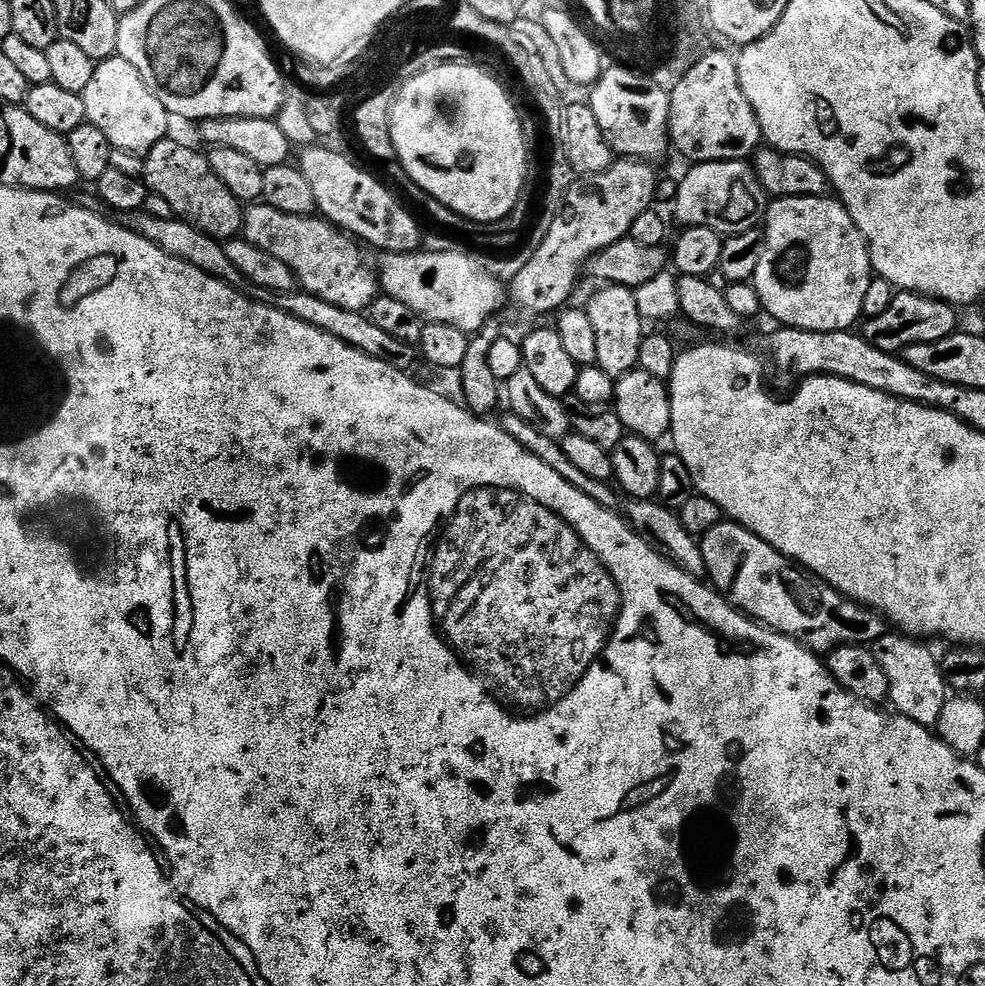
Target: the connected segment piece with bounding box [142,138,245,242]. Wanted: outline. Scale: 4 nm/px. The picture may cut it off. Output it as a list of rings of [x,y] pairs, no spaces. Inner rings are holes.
[[[165,138],[158,141],[144,156],[142,181],[149,193],[166,198],[166,202],[170,202],[170,210],[177,220],[185,220],[187,224],[202,230],[207,236],[212,236],[221,242],[239,237],[244,227],[245,205],[238,198],[234,198],[234,194],[230,194],[230,190],[226,190],[224,183],[219,180],[218,174],[214,174],[214,170],[210,170],[210,162],[203,151],[199,152],[198,149],[191,148],[190,145],[183,144],[180,140],[172,139]]]

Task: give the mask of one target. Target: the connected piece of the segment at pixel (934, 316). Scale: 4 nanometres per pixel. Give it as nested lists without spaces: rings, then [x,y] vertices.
[[[897,291],[894,302],[883,312],[863,321],[862,335],[878,350],[893,354],[903,353],[905,348],[926,342],[942,342],[961,327],[960,316],[955,307],[939,300],[937,296],[924,296],[921,292]]]

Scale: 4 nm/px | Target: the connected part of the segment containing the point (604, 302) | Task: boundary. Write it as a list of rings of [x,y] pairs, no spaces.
[[[621,284],[600,286],[596,293],[586,301],[590,322],[596,331],[598,358],[595,367],[606,370],[613,378],[630,374],[640,367],[639,355],[646,335],[646,321],[640,316],[636,293]]]

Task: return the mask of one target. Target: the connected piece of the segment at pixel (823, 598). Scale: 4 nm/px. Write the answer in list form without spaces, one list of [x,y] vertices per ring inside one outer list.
[[[725,522],[714,526],[705,535],[699,537],[702,558],[706,558],[707,579],[717,592],[723,594],[732,607],[740,609],[745,616],[760,621],[765,628],[772,628],[783,636],[797,640],[799,644],[817,654],[827,654],[843,644],[863,644],[871,646],[876,640],[890,632],[890,625],[879,612],[865,608],[856,600],[842,595],[834,586],[830,586],[820,576],[815,576],[802,565],[788,556],[784,556],[774,546],[770,546],[758,534],[749,528],[743,528],[735,522]]]

